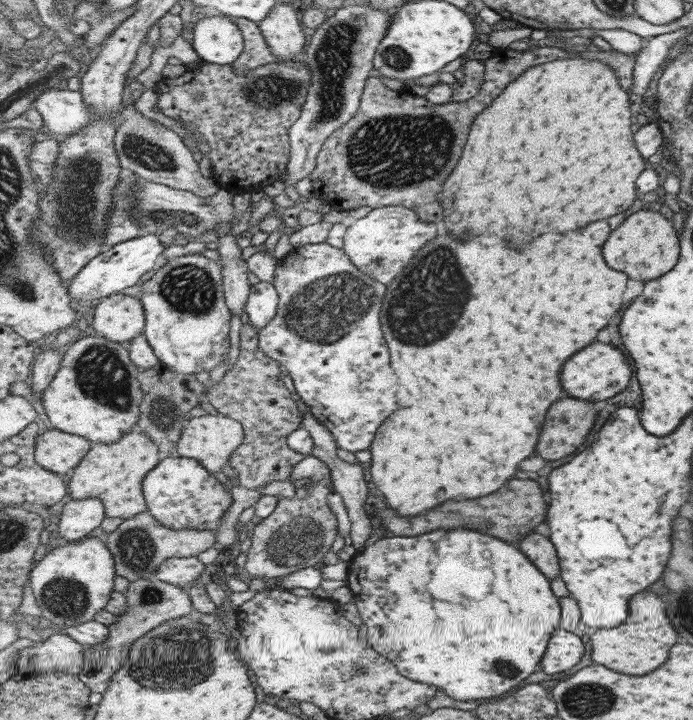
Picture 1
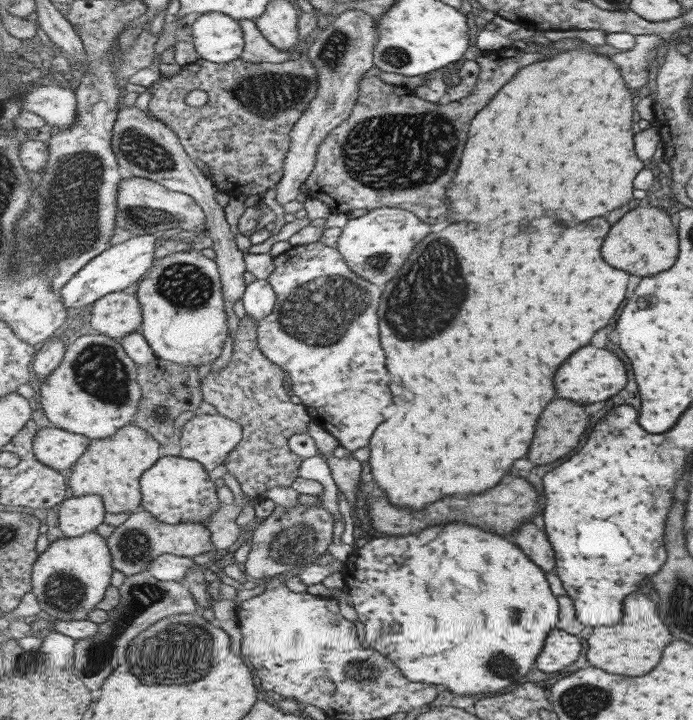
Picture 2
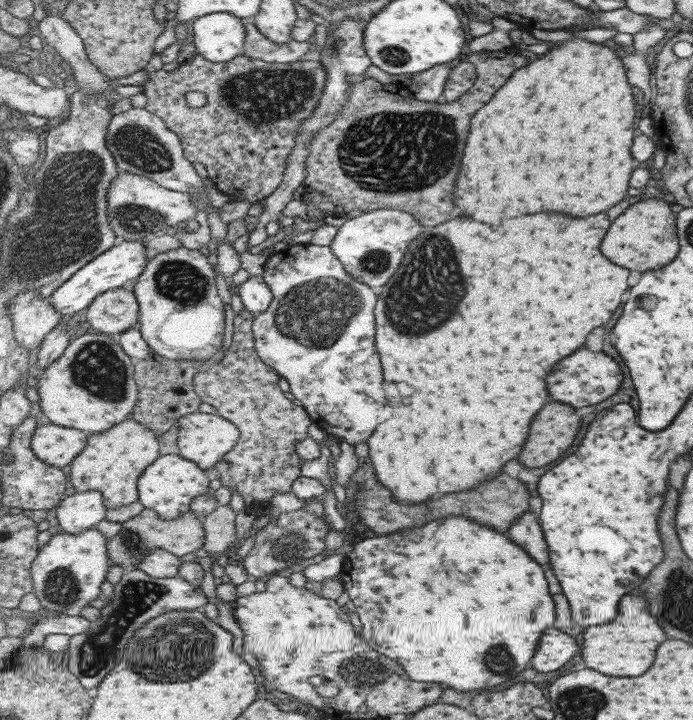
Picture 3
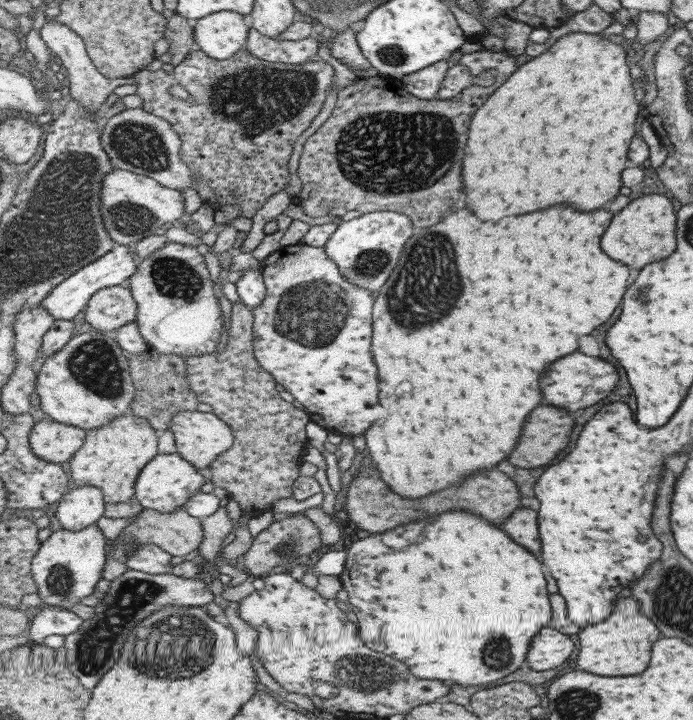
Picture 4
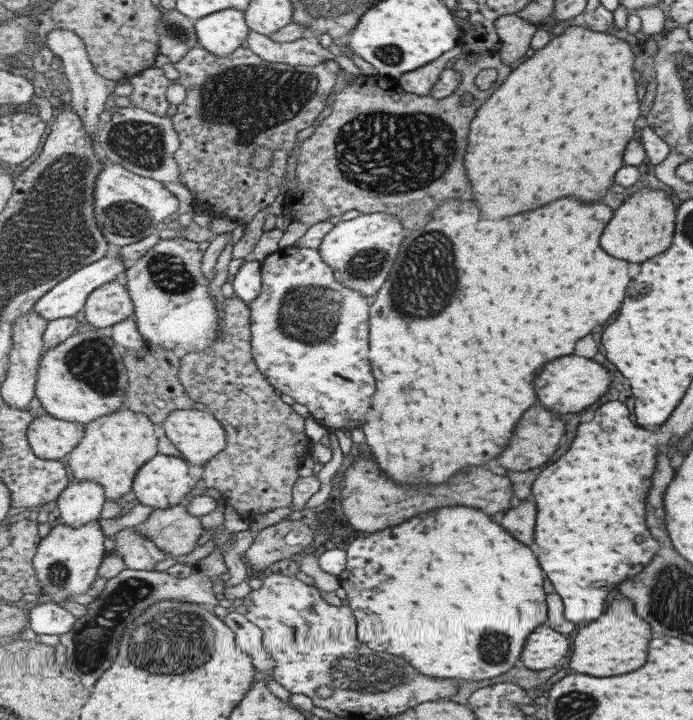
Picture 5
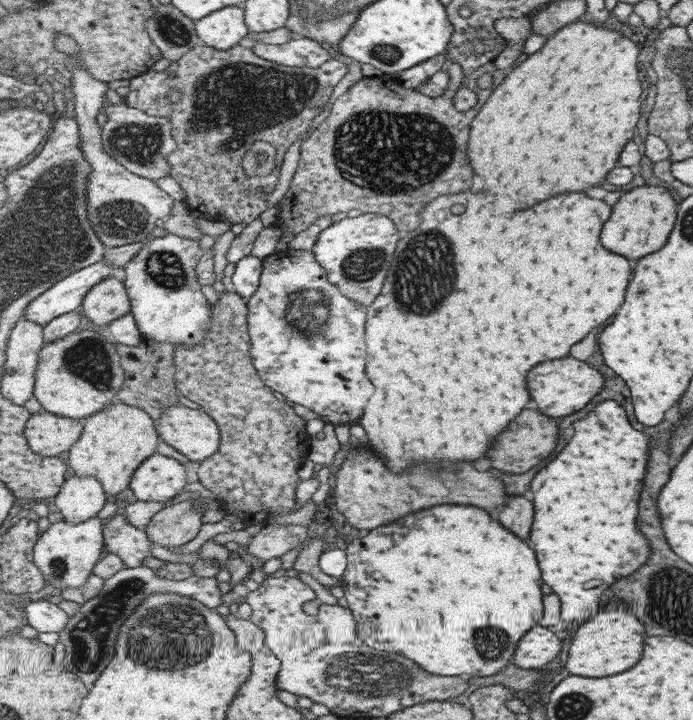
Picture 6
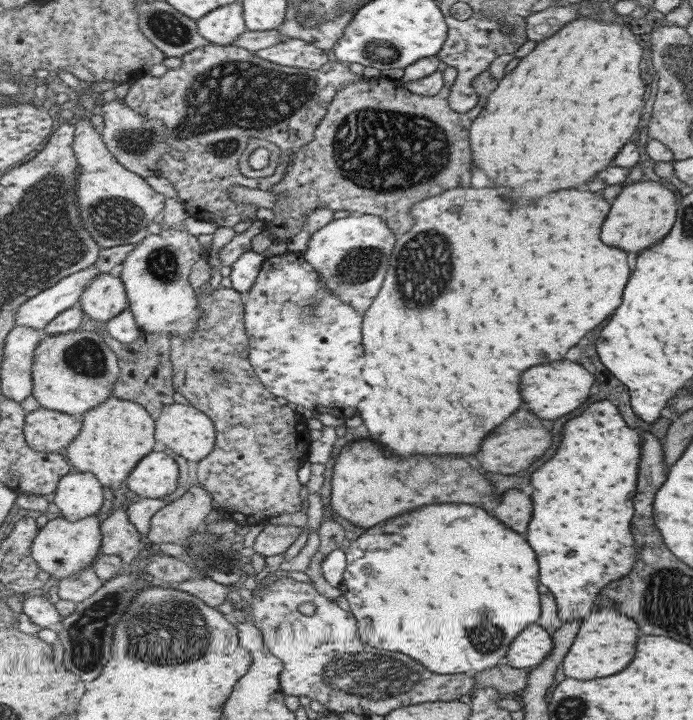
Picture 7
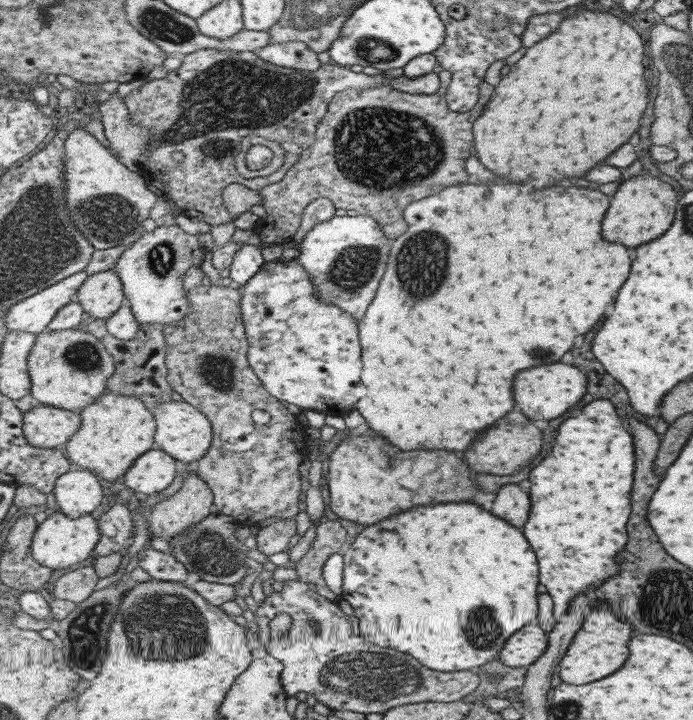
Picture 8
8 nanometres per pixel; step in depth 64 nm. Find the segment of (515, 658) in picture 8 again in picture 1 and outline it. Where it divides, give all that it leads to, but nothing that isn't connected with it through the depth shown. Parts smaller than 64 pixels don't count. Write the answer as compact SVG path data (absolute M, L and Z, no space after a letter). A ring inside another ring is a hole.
M559 629L551 636L549 648L542 661L542 669L546 673L559 676L565 670L577 666L585 652L587 646L578 634Z

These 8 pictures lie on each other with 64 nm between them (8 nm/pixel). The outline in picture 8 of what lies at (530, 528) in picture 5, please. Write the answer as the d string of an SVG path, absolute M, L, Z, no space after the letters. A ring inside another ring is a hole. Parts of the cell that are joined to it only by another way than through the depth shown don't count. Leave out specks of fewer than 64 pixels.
M509 484L499 492L493 512L497 516L503 516L503 520L515 524L515 528L523 528L531 516L529 494L523 492L519 486Z

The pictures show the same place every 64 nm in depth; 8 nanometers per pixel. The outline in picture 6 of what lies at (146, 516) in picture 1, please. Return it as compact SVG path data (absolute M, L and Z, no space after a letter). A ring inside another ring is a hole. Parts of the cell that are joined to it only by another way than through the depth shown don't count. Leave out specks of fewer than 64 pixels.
M194 493L188 500L159 511L145 531L153 542L166 549L185 546L201 532L206 509L206 500Z

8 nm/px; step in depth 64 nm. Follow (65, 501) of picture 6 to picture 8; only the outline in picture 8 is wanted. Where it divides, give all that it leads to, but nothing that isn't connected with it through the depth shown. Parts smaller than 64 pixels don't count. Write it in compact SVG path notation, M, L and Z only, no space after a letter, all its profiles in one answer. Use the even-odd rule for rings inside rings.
M80 468L59 476L53 493L60 510L71 518L97 514L107 491L99 479L96 473Z

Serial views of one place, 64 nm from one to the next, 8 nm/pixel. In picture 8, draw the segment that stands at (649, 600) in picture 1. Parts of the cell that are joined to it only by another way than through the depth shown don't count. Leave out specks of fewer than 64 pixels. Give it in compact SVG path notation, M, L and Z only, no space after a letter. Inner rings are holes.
M595 610L587 614L583 628L575 636L577 644L573 642L567 656L563 658L563 668L559 671L561 680L573 684L589 684L615 674L631 656L629 642L633 636L635 636L635 626L623 622L614 612Z

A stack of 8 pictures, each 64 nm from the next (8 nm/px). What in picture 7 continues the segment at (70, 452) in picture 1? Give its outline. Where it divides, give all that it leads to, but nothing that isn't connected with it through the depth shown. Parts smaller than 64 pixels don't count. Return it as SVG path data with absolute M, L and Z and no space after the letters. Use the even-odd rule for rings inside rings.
M43 408L27 414L24 433L37 452L64 453L82 432L83 424L82 416Z

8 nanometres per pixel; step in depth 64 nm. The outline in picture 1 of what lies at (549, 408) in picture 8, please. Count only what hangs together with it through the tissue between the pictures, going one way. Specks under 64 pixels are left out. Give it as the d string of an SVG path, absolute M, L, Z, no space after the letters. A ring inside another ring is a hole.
M591 344L591 348L585 348L563 368L563 386L567 388L569 396L585 398L585 400L607 400L623 392L633 378L633 366L625 352L621 348L615 348L611 344Z

